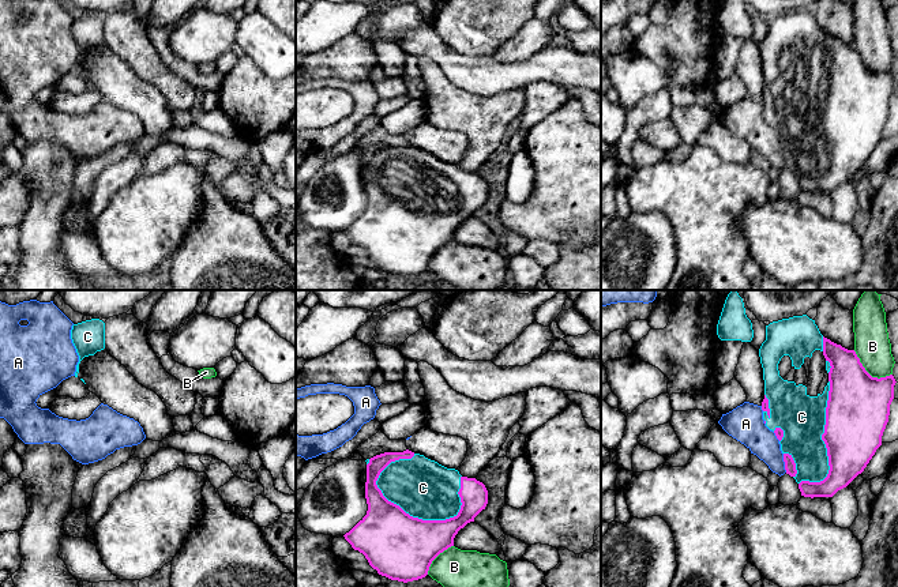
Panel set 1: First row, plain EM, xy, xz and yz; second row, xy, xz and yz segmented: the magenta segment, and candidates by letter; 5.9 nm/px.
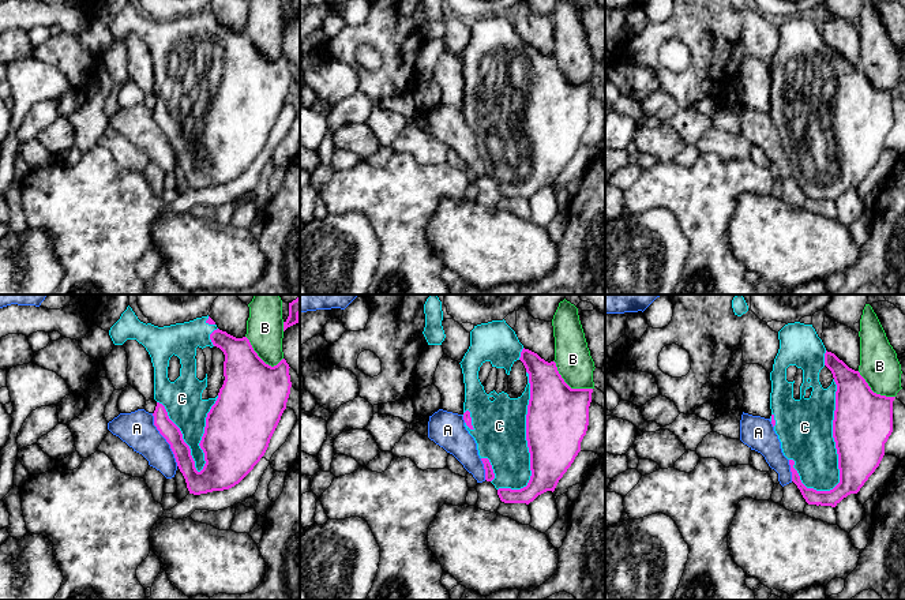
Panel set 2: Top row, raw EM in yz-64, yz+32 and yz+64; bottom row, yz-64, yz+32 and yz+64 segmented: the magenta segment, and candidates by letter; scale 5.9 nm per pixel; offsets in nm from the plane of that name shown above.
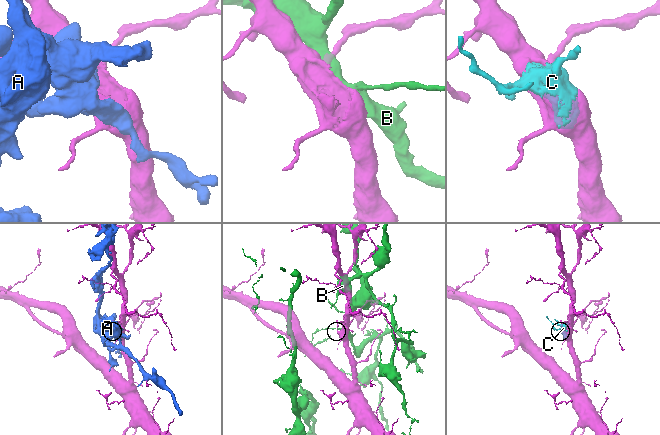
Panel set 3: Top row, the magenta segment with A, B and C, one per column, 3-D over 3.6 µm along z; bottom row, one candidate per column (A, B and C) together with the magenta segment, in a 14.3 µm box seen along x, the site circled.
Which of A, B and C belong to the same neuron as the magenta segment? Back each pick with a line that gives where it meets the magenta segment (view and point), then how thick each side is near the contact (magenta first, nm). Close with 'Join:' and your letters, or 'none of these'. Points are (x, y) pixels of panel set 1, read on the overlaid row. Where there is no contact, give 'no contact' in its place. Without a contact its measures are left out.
C: meets magenta in xz at (434, 520); 380 nm thick on the magenta side, 340 nm on the other
Join: C

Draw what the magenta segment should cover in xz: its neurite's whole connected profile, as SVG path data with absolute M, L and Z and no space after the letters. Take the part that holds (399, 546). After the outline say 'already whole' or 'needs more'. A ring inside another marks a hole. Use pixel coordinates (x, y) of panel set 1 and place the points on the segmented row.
M409 449L384 452L367 459L365 498L367 515L343 537L354 550L365 556L379 575L398 582L413 582L428 575L432 561L444 550L454 546L454 538L467 523L485 509L488 490L476 478L462 477L458 470L447 469L424 455Z; needs more

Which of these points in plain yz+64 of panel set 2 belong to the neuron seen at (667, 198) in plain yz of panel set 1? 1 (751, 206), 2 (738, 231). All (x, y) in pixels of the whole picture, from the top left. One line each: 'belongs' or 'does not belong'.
1: does not belong
2: does not belong

